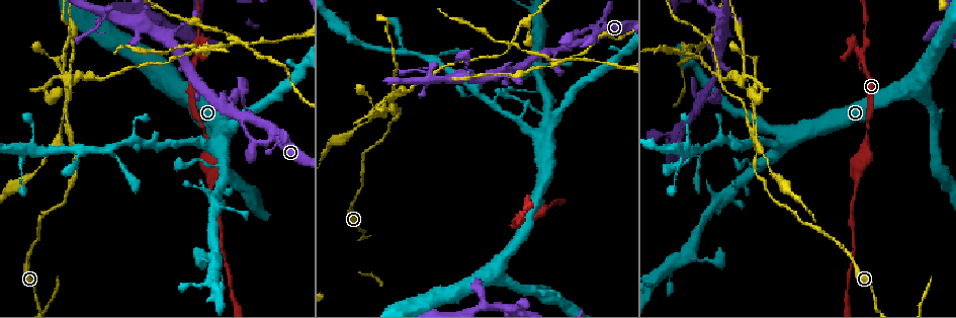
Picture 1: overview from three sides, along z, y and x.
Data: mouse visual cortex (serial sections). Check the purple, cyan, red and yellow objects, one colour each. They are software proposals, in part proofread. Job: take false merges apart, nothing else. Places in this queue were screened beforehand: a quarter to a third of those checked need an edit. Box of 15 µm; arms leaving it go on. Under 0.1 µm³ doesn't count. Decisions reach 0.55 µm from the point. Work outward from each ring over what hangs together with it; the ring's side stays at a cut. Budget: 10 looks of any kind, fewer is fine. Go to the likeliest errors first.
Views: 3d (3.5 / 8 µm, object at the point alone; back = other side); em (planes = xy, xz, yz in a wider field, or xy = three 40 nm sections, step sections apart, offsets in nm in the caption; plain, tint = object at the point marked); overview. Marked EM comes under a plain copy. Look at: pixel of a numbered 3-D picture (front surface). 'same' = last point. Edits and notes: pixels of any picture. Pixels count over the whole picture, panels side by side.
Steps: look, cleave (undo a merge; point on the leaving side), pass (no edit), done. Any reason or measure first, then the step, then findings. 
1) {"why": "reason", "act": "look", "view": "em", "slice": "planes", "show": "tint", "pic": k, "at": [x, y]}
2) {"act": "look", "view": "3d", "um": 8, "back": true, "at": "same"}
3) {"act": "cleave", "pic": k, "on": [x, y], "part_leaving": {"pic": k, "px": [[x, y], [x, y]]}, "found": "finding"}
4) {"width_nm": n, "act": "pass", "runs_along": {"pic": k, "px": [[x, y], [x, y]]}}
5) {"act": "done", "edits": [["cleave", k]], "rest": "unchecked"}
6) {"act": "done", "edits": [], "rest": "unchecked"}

{"why": "sharp bend", "act": "look", "view": "3d", "um": 3.5, "pic": 1, "at": [110, 149]}

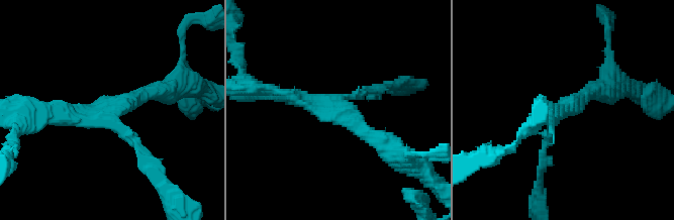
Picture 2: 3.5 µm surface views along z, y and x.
{"why": "need the tissue", "act": "look", "view": "em", "slice": "xy", "step": 1, "show": "tint", "pic": 2, "at": [340, 112]}

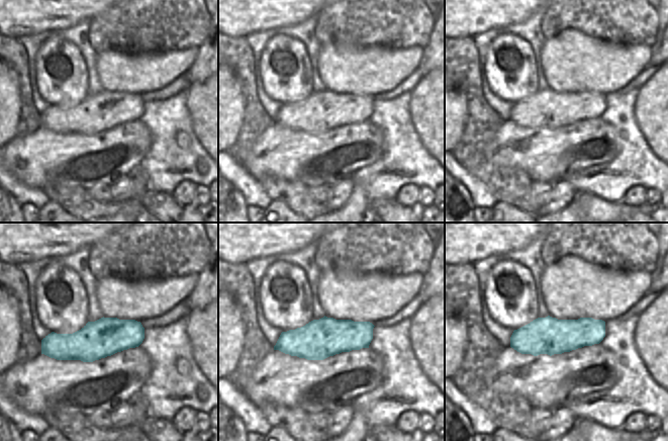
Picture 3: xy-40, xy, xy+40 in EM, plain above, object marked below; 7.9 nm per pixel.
{"act": "pass", "runs_along": {"pic": 2, "px": [[393, 152], [341, 113], [278, 95]]}, "found": "continuous, no second cell"}

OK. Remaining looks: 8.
{"why": "a narrow waist", "act": "look", "view": "3d", "um": 8, "back": true, "pic": 1, "at": [143, 17]}

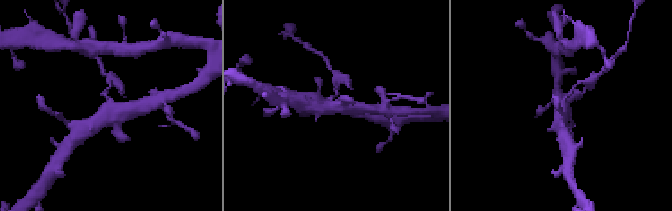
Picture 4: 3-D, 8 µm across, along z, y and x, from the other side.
{"why": "closer look", "act": "look", "view": "3d", "um": 3.5, "pic": 4, "at": [561, 105]}

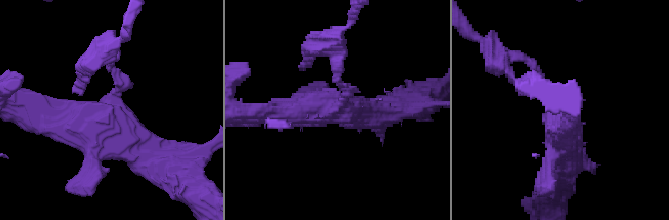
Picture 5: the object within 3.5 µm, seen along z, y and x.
{"act": "look", "view": "em", "slice": "planes", "show": "tint", "pic": 5, "at": [109, 108]}

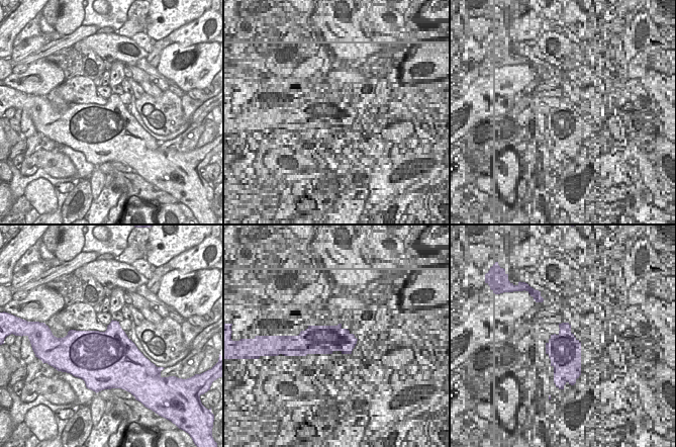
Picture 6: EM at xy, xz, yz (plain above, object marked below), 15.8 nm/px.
{"act": "cleave", "pic": 5, "on": [533, 65], "found": "a second cell is stuck on"}

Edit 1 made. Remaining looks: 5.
{"act": "look", "view": "overview"}

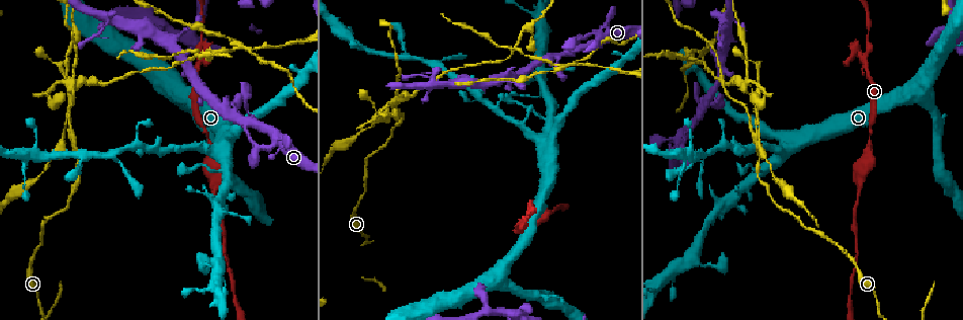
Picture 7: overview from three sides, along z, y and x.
{"act": "look", "view": "3d", "um": 3.5, "pic": 7, "at": [757, 172]}

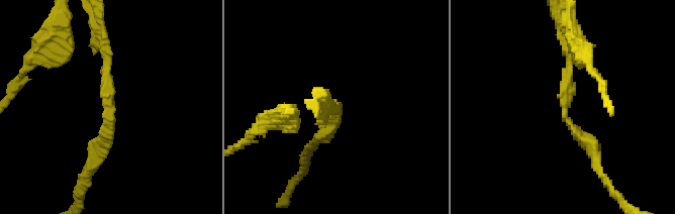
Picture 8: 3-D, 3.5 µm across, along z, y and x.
{"arm_widths_nm": [150, 200], "why": "need the tissue", "act": "look", "view": "em", "slice": "xy", "step": 5, "show": "tint", "pic": 8, "at": [565, 111]}

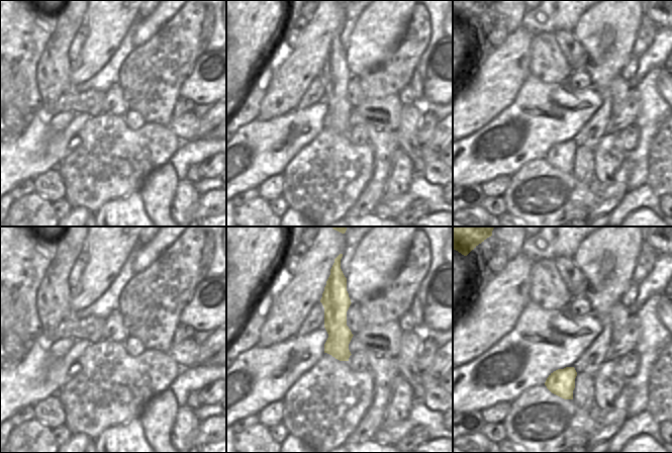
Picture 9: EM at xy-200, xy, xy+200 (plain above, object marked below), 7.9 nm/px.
{"act": "pass", "runs_along": {"pic": 8, "px": [[597, 164], [566, 117], [569, 42]]}, "found": "one cell here"}

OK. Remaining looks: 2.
{"why": "abrupt turn", "act": "look", "view": "3d", "um": 3.5, "pic": 7, "at": [71, 133]}

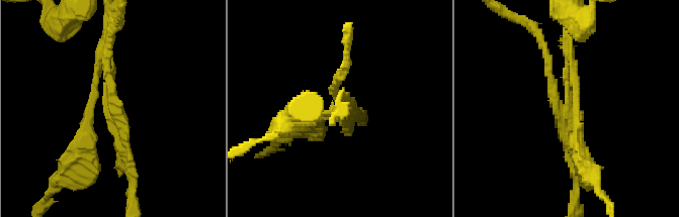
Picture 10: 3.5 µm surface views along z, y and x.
{"arms": 4, "arm_widths_nm": [150, 150, 200, 200], "act": "look", "view": "em", "slice": "xy", "step": 3, "show": "tint", "pic": 10, "at": [111, 104]}

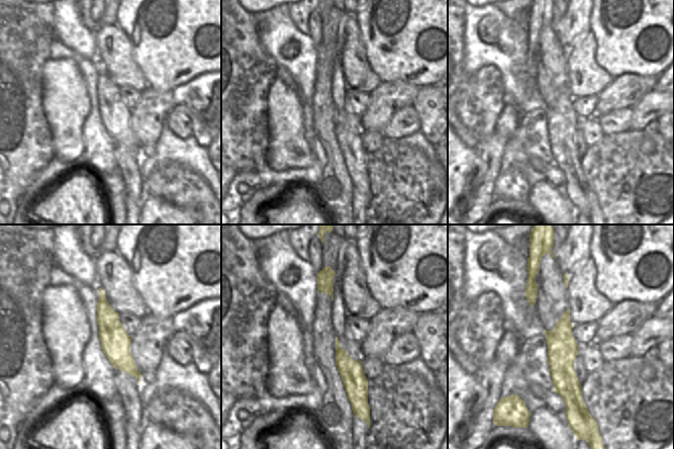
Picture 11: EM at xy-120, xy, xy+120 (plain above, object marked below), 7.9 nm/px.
{"act": "cleave", "pic": 10, "on": [575, 79], "found": "a second cell is stuck on"}

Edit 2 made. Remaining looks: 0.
{"act": "done", "edits": [["cleave", 5], ["cleave", 10]], "rest": "unchecked"}

